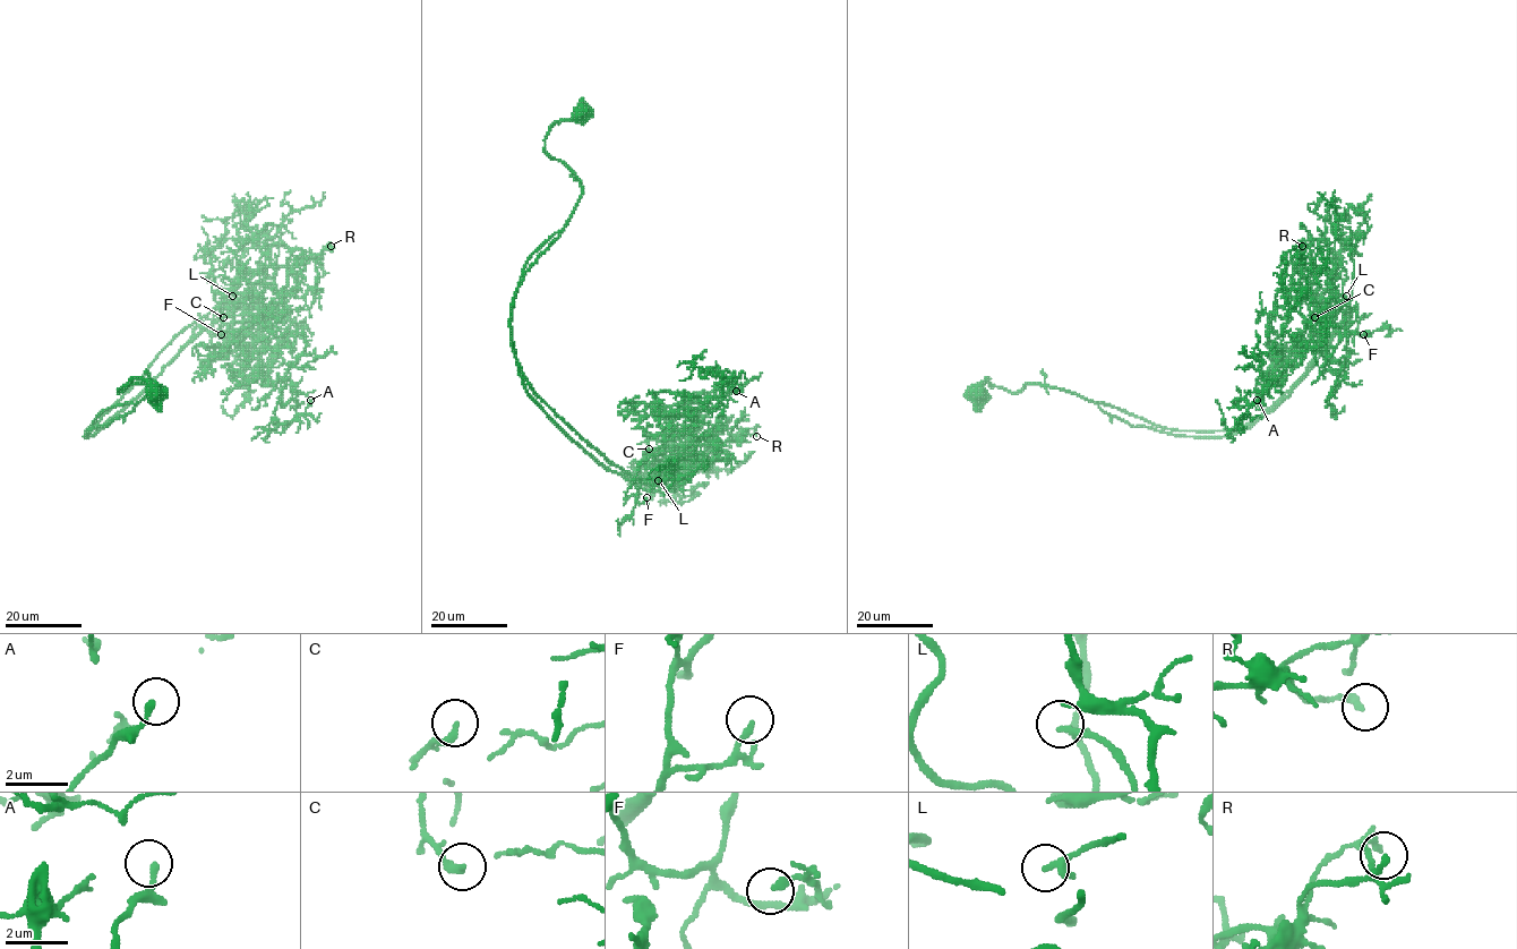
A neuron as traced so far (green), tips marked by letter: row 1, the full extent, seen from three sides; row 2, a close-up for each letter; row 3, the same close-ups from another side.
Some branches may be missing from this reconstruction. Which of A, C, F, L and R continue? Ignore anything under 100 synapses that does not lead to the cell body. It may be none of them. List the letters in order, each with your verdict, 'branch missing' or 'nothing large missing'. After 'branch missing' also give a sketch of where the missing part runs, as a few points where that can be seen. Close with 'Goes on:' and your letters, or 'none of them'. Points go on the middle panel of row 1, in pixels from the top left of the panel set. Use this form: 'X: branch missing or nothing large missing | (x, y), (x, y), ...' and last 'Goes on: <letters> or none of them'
A: nothing large missing
C: nothing large missing
F: nothing large missing
L: branch missing | (658, 480), (695, 480), (719, 471), (729, 476), (725, 487), (708, 488), (706, 493)
R: nothing large missing
Goes on: L

